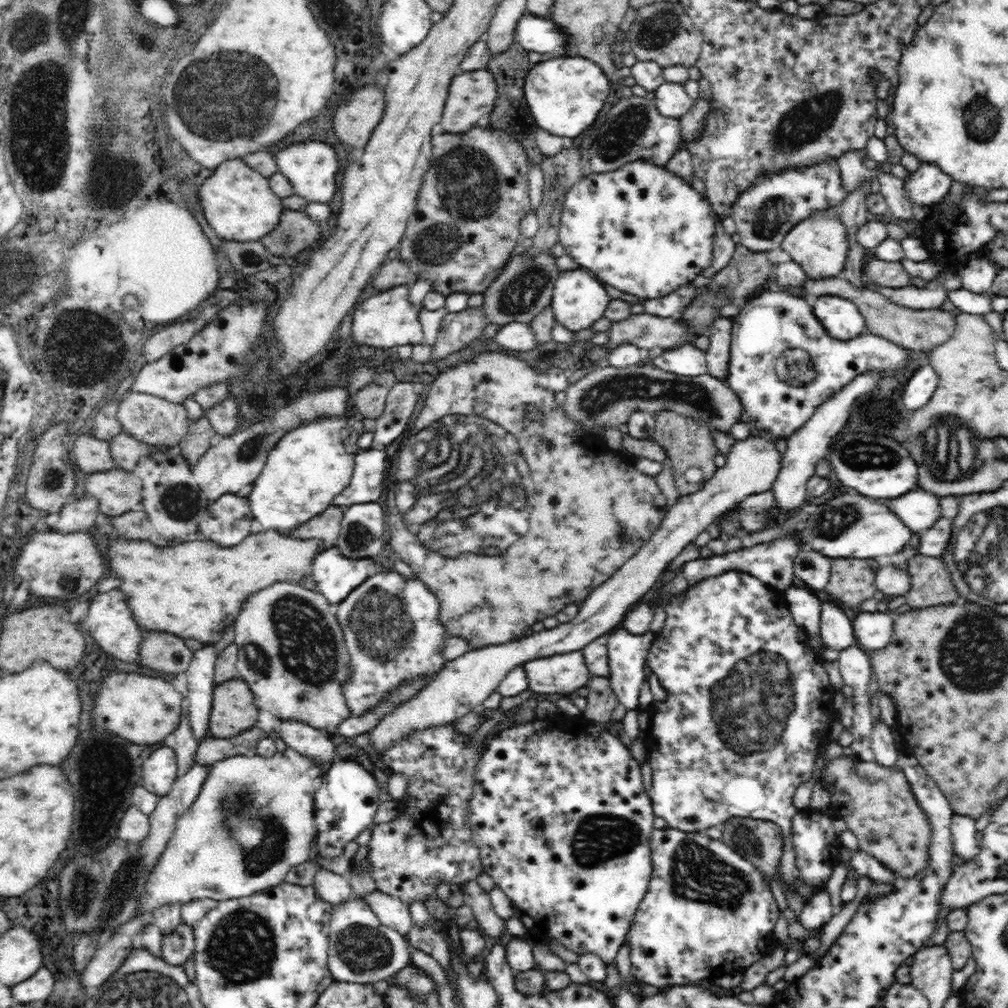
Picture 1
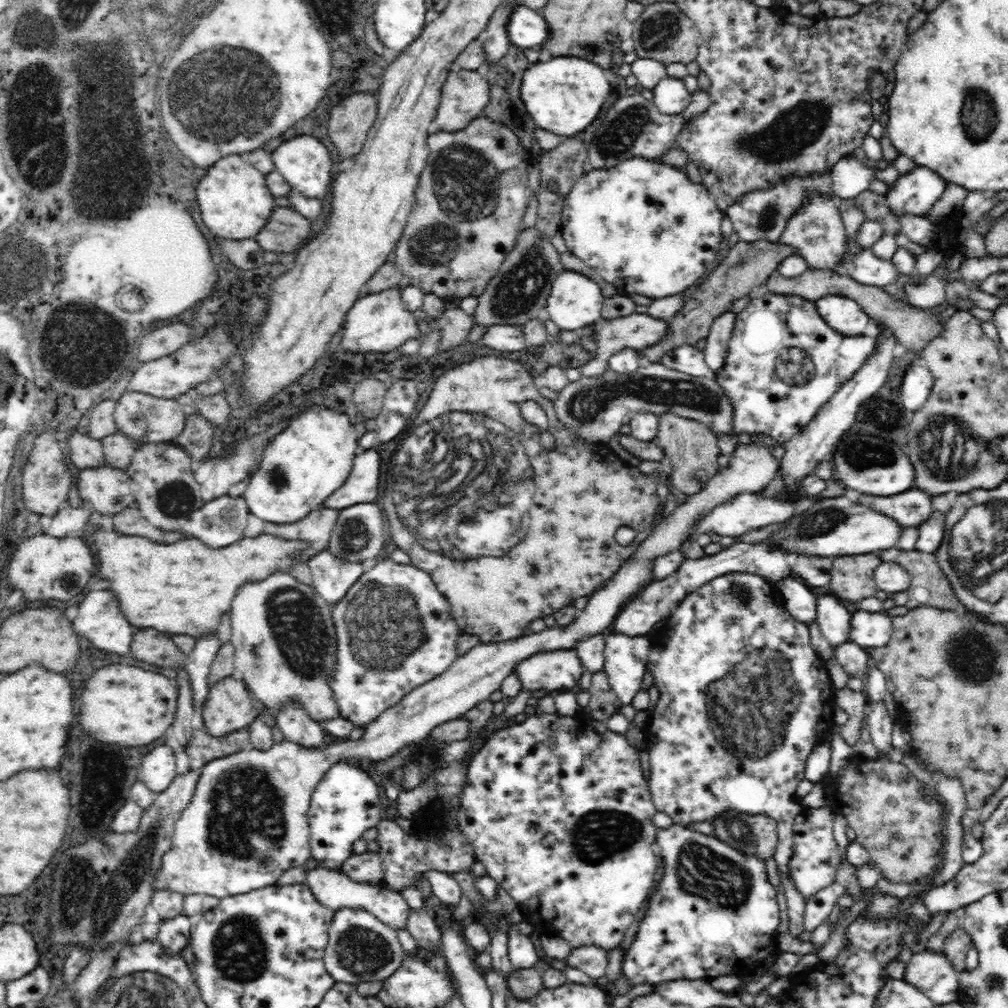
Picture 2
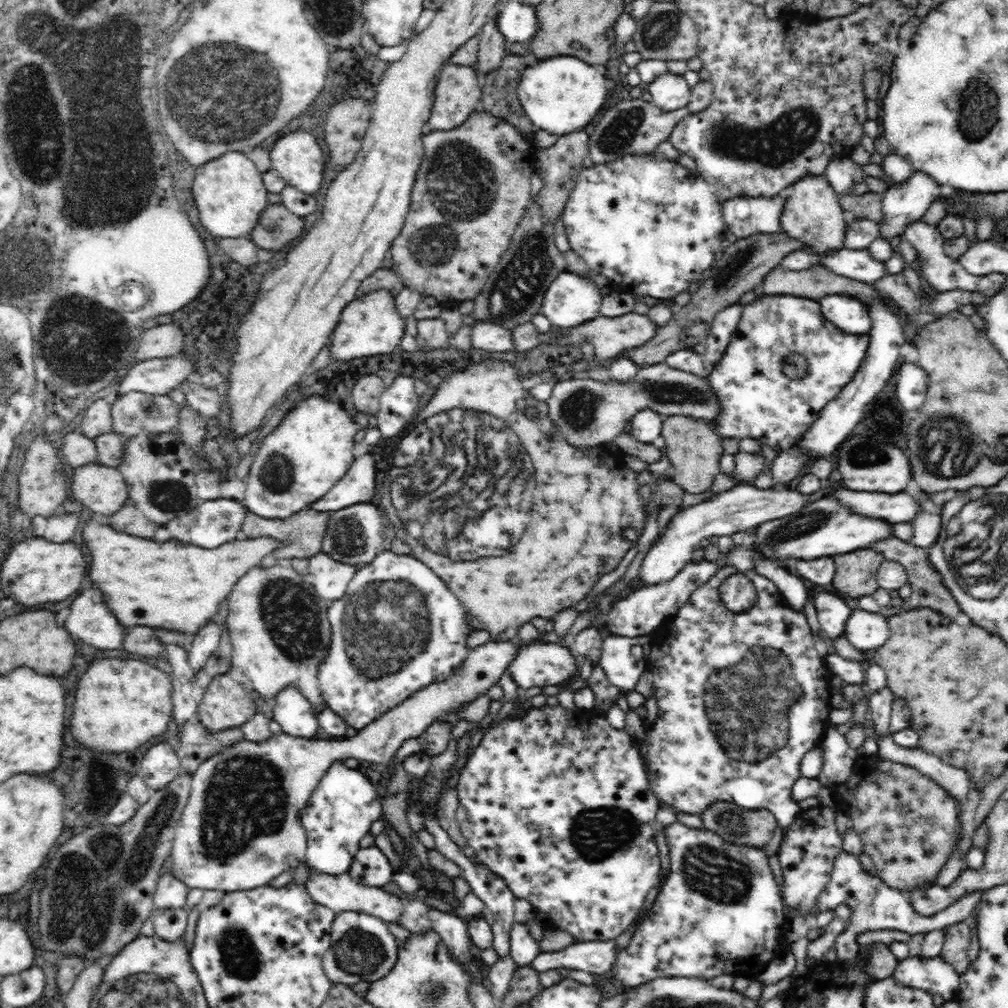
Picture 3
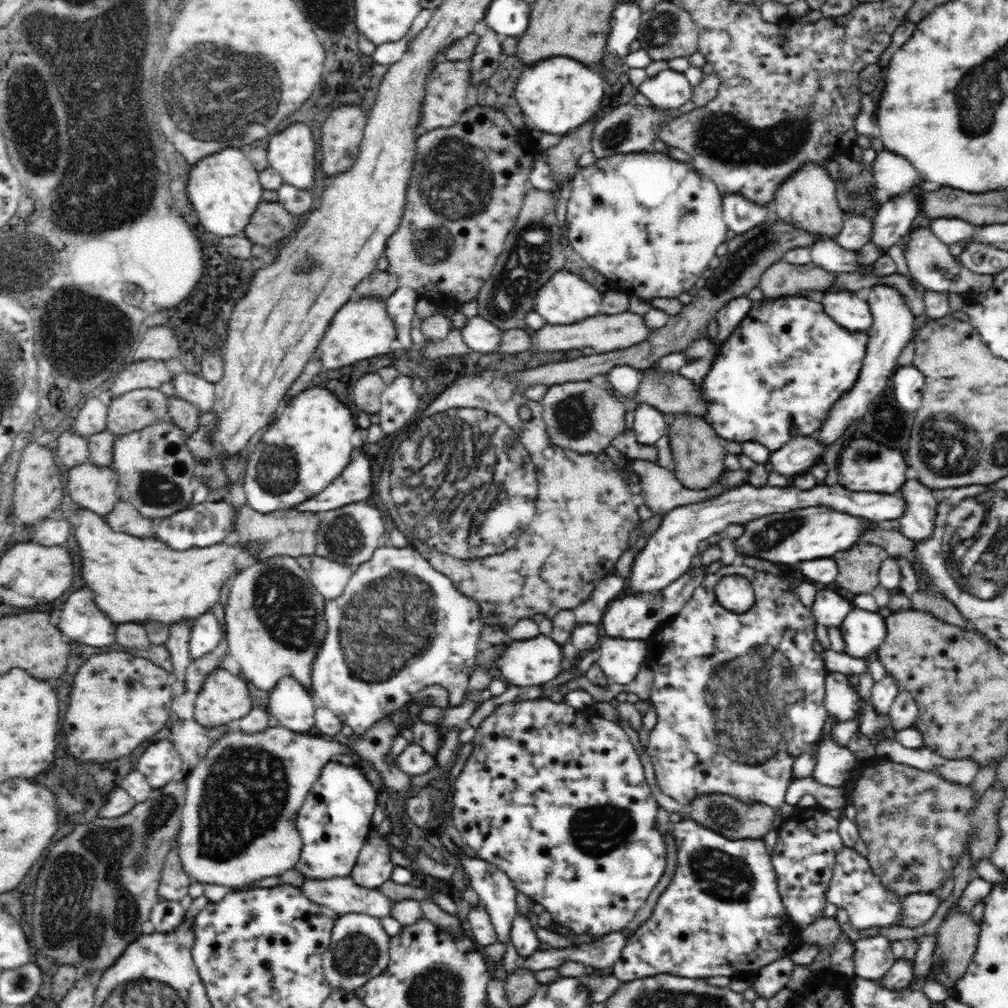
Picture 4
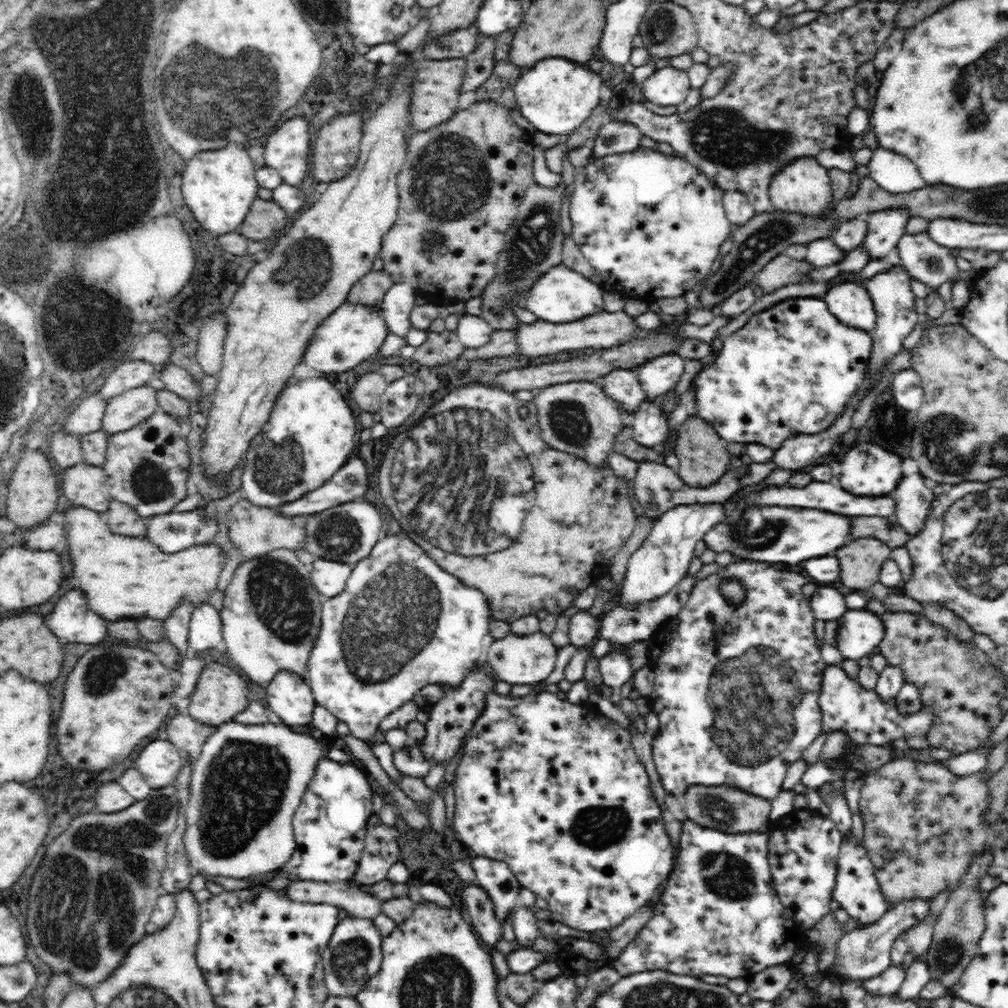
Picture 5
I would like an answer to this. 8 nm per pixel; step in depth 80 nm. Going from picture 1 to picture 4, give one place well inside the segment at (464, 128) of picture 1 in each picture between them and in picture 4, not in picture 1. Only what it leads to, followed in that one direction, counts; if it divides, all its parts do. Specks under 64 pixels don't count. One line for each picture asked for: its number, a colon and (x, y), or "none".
2: (465, 93)
3: (458, 93)
4: (446, 88)

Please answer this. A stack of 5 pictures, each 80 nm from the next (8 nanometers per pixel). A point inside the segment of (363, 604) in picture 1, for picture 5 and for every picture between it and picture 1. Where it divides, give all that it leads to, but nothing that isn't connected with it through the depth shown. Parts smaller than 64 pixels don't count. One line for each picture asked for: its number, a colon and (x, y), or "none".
2: (395, 633)
3: (389, 640)
4: (364, 670)
5: (371, 656)

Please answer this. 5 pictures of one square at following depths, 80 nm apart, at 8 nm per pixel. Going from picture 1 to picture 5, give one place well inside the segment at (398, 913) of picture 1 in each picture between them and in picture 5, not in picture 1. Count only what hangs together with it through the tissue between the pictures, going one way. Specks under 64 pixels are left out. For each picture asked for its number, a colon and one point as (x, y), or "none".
2: (334, 889)
3: (340, 893)
4: (341, 894)
5: (349, 897)

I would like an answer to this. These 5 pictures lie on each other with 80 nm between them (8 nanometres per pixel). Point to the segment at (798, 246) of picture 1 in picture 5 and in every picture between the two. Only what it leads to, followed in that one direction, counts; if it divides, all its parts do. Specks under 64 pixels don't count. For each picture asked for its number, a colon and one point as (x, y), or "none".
2: (816, 232)
3: (812, 213)
4: (807, 199)
5: (803, 186)

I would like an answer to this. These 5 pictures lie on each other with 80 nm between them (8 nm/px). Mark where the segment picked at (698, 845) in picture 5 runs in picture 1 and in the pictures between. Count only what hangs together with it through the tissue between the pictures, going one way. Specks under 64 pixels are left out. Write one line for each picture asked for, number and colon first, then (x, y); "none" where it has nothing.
1: (707, 911)
2: (713, 912)
3: (719, 910)
4: (721, 915)

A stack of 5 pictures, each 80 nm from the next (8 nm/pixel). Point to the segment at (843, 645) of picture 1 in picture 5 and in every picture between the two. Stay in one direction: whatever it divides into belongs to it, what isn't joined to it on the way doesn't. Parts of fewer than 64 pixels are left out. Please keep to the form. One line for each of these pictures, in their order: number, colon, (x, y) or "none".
2: (834, 621)
3: (832, 610)
4: (829, 608)
5: (828, 604)

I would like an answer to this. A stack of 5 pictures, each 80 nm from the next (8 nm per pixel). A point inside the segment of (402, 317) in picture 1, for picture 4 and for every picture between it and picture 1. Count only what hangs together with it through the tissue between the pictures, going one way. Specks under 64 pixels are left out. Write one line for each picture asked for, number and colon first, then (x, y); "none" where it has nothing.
2: (379, 322)
3: (370, 325)
4: (362, 329)

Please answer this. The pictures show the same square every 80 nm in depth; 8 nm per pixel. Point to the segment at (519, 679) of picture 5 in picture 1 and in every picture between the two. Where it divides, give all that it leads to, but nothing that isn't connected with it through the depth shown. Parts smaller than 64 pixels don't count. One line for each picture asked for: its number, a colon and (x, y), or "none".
1: (564, 673)
2: (558, 671)
3: (541, 663)
4: (533, 662)

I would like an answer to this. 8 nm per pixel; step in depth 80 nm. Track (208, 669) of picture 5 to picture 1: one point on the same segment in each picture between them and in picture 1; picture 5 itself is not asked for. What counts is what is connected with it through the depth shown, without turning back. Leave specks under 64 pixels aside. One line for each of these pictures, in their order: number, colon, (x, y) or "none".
1: (234, 711)
2: (228, 708)
3: (225, 705)
4: (223, 700)

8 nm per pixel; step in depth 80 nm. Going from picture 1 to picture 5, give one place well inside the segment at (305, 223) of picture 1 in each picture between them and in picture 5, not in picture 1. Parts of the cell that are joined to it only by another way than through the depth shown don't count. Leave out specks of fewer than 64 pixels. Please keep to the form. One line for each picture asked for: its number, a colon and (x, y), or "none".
2: (285, 230)
3: (277, 226)
4: (271, 222)
5: (264, 218)

